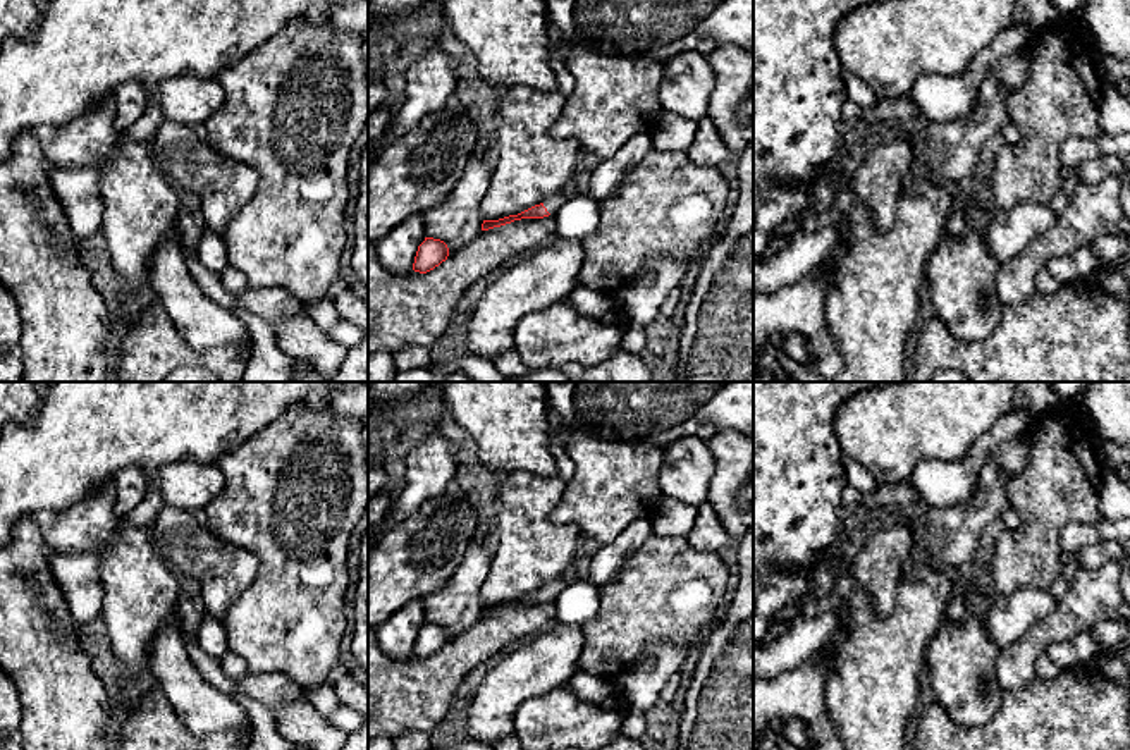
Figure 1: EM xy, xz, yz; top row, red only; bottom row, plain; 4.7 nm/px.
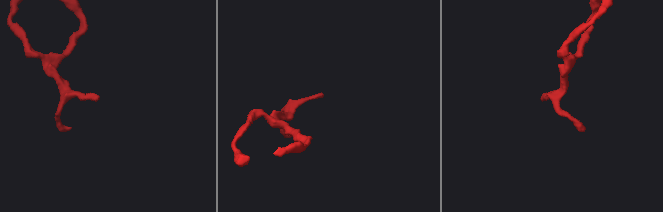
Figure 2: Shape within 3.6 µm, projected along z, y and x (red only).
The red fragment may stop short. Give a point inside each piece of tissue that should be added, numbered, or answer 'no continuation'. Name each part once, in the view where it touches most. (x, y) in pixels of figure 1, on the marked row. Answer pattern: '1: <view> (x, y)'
1: xz (554, 203)

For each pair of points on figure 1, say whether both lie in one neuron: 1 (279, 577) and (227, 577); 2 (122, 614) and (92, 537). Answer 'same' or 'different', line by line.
1: different
2: same

